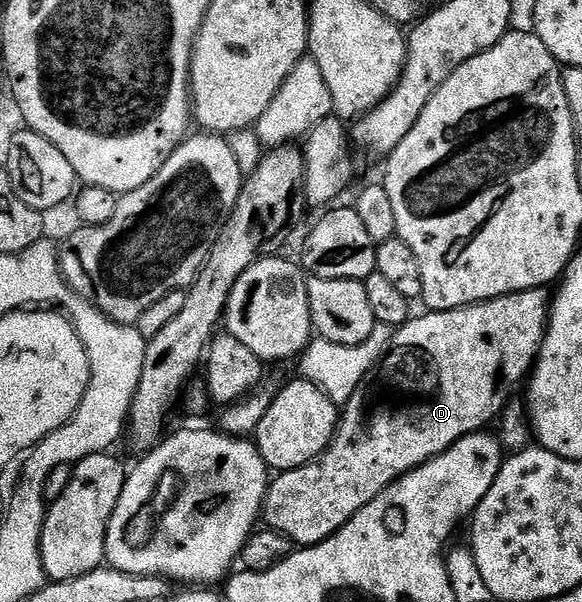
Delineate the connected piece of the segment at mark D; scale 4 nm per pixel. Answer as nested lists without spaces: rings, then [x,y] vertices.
[[[534,288],[524,292],[514,292],[498,296],[492,300],[484,300],[482,304],[470,304],[467,308],[454,308],[444,312],[424,311],[424,316],[416,315],[414,318],[402,324],[401,327],[392,335],[391,346],[387,349],[387,355],[379,361],[374,372],[368,379],[353,390],[353,398],[342,405],[339,423],[335,425],[335,436],[331,439],[331,444],[315,460],[310,460],[305,466],[294,468],[288,472],[278,473],[270,481],[267,489],[267,497],[263,499],[263,510],[261,520],[268,529],[279,532],[287,537],[292,545],[310,546],[320,544],[322,540],[329,539],[337,529],[345,526],[353,518],[353,514],[360,512],[381,490],[385,490],[395,480],[400,480],[407,472],[412,472],[425,462],[429,462],[434,456],[440,456],[449,446],[453,446],[461,438],[472,436],[475,432],[486,429],[487,423],[491,419],[502,417],[509,401],[512,399],[511,391],[515,387],[522,385],[528,379],[533,365],[539,354],[539,347],[543,345],[543,336],[547,333],[547,317],[551,311],[553,296],[547,288]]]

